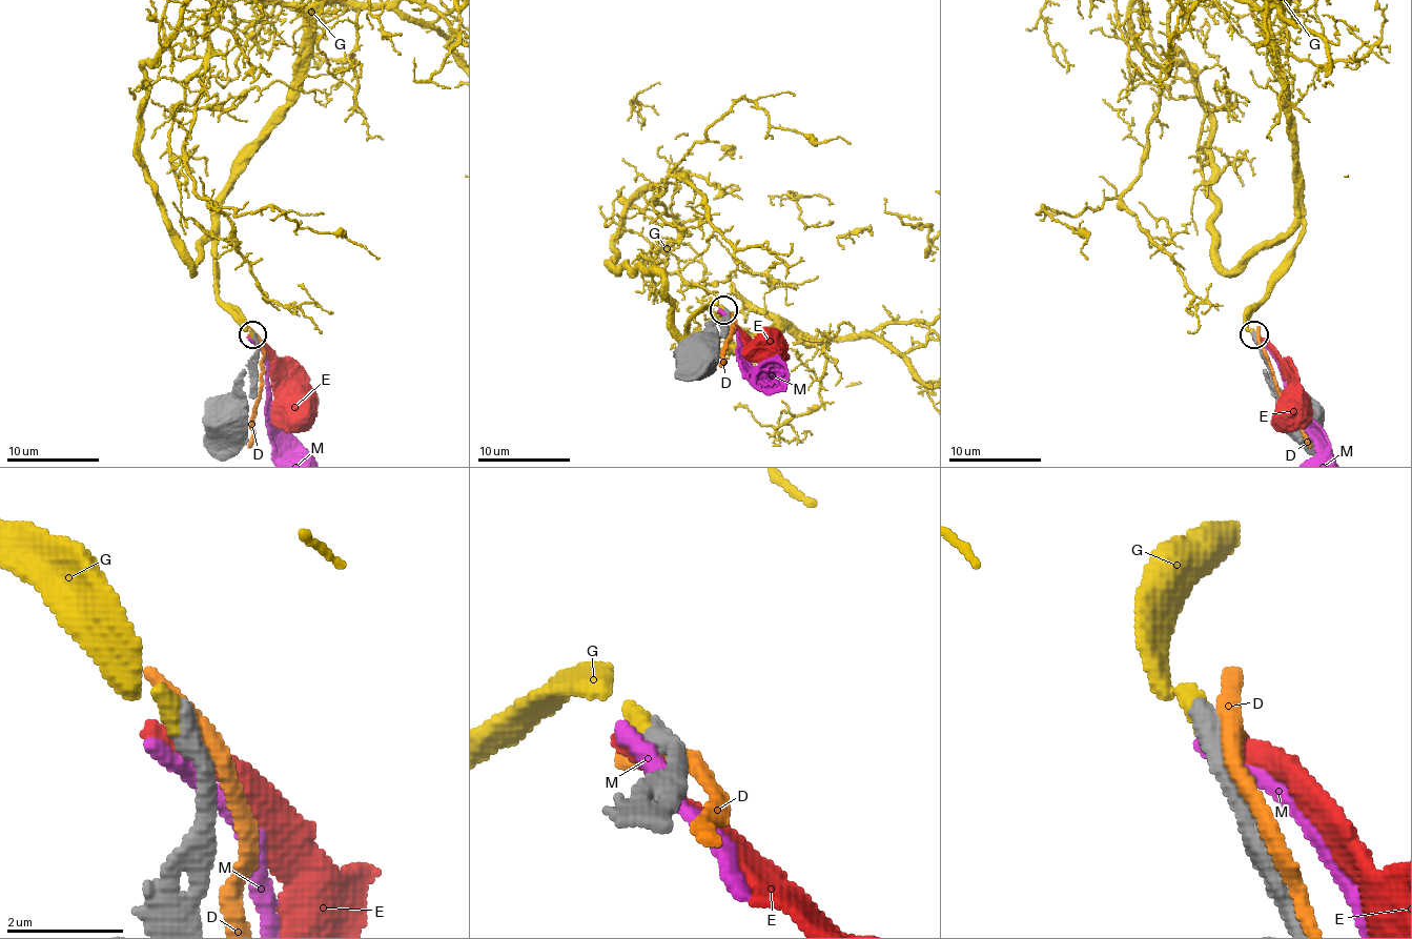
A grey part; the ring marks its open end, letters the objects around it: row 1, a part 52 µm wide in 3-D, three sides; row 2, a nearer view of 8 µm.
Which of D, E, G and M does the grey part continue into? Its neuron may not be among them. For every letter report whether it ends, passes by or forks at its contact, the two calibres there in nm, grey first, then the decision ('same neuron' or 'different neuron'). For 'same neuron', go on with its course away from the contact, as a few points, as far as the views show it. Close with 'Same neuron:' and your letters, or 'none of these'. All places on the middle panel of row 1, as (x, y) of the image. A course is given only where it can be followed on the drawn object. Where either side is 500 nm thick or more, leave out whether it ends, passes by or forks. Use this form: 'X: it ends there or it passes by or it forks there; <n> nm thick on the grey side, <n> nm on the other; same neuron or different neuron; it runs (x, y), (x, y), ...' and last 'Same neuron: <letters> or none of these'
D: it passes by; 480 nm thick on the grey side, 320 nm on the other; different neuron
E: it ends there; 480 nm thick on the grey side, 460 nm on the other; different neuron
G: it ends there; 420 nm thick on the grey side, 300 nm on the other; same neuron
M: it ends there; 480 nm thick on the grey side, 420 nm on the other; different neuron
Same neuron: G

